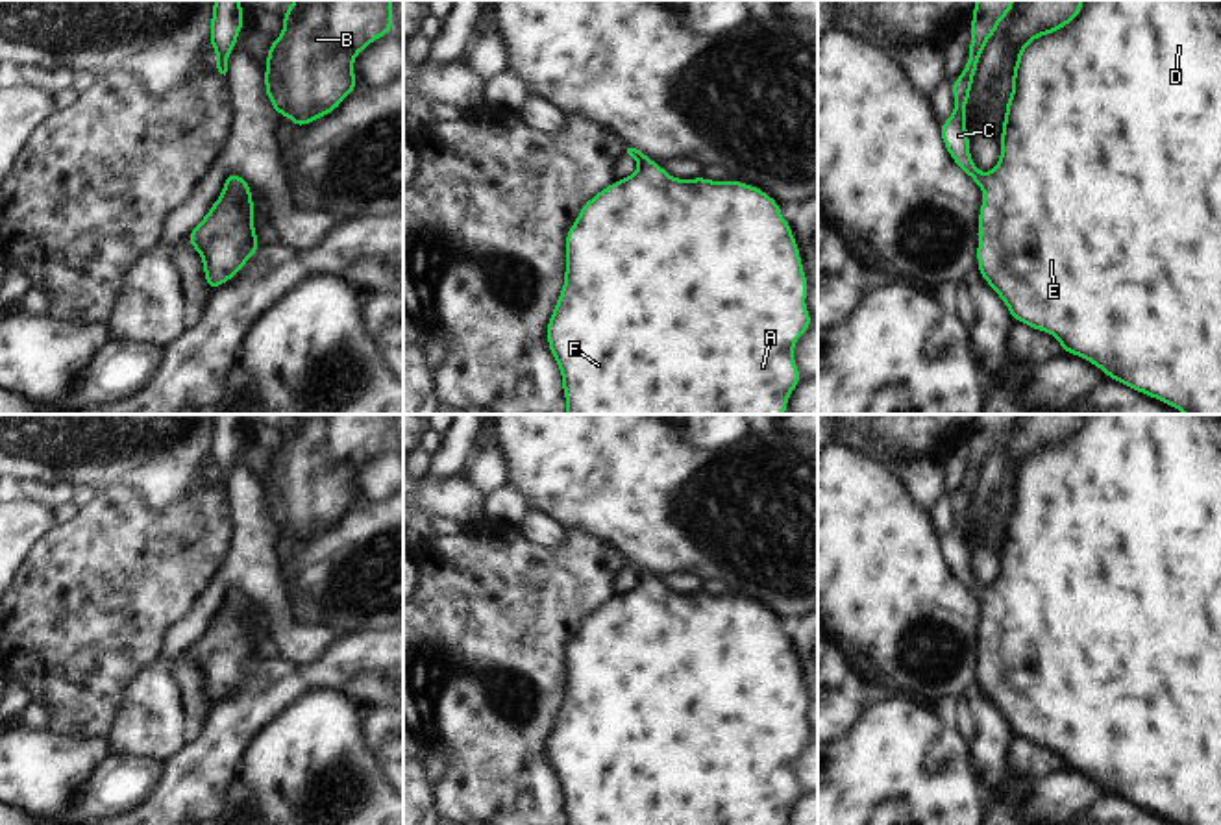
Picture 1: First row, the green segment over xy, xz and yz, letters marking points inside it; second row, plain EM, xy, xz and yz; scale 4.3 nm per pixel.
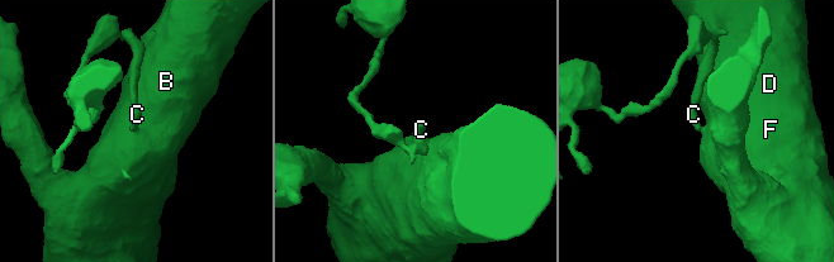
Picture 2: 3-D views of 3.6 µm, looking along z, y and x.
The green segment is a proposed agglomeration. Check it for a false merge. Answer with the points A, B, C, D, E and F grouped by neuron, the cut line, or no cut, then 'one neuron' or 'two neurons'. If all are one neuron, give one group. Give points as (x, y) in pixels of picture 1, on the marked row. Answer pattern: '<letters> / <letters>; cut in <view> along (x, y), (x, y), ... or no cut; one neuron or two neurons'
A B C D E F; no cut; one neuron

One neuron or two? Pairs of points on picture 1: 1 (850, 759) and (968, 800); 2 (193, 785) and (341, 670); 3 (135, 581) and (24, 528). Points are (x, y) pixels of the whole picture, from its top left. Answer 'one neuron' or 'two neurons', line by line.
1: one neuron
2: one neuron
3: two neurons

